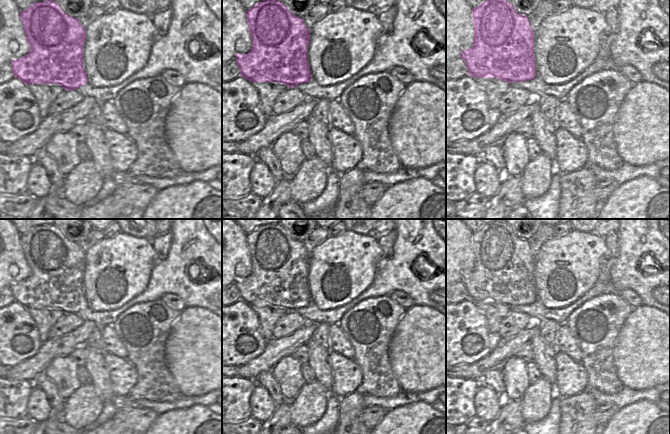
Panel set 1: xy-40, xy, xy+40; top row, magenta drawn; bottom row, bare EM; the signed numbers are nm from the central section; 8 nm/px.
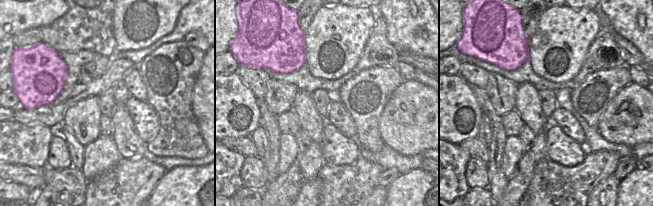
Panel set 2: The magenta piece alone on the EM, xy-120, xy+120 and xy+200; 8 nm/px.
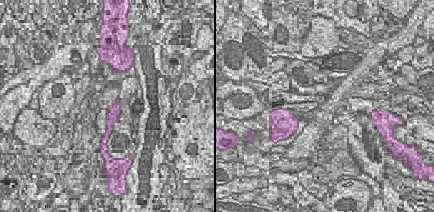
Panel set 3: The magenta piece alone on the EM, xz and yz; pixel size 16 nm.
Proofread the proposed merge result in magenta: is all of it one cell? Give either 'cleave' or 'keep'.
cleave

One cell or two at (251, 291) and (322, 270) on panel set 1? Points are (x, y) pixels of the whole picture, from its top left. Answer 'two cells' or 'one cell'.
two cells

